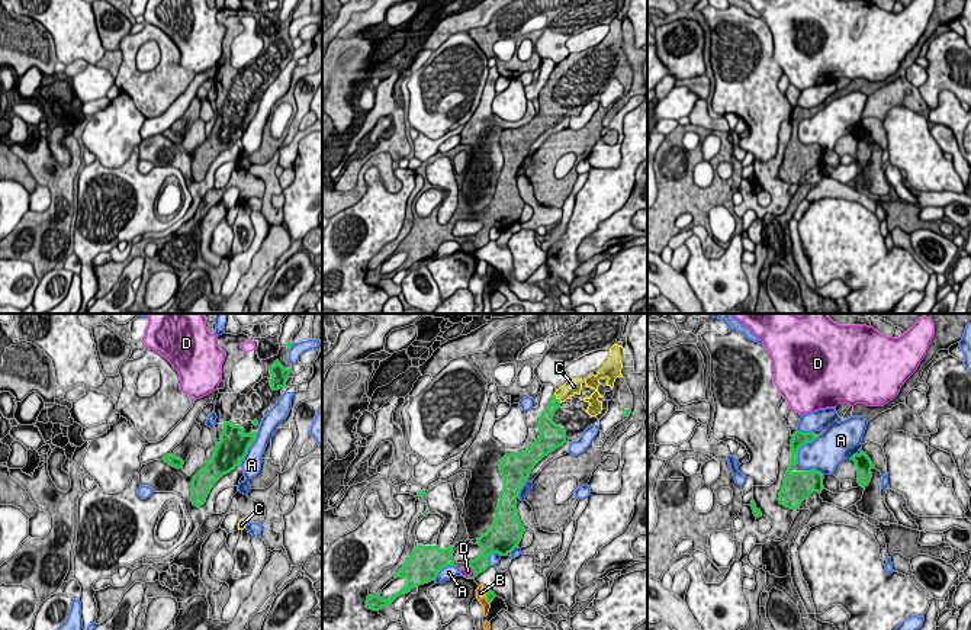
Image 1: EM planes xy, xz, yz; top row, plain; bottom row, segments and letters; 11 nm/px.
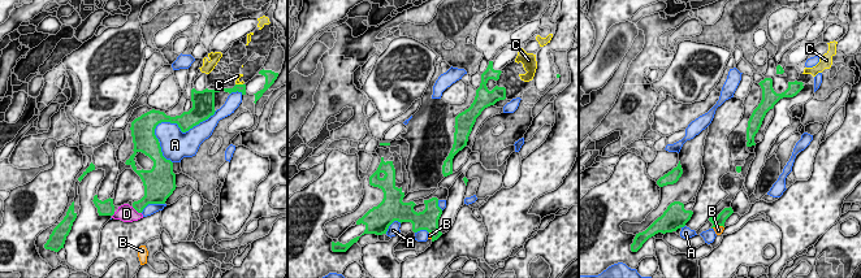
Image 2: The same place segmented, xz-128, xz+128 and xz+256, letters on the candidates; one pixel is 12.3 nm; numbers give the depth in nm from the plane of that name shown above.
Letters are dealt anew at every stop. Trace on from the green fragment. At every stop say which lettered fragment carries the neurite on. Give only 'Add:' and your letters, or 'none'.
Add: C

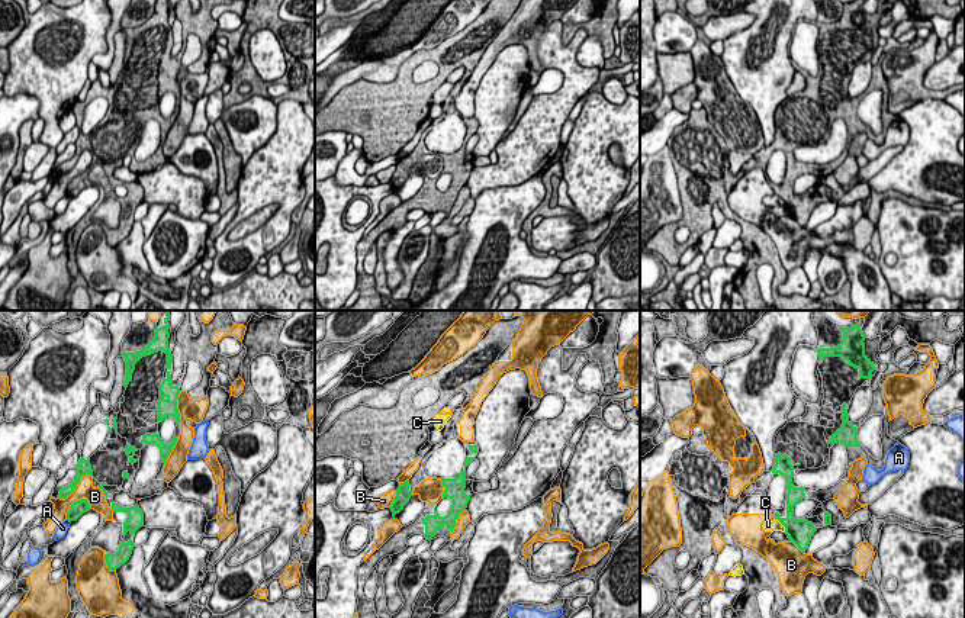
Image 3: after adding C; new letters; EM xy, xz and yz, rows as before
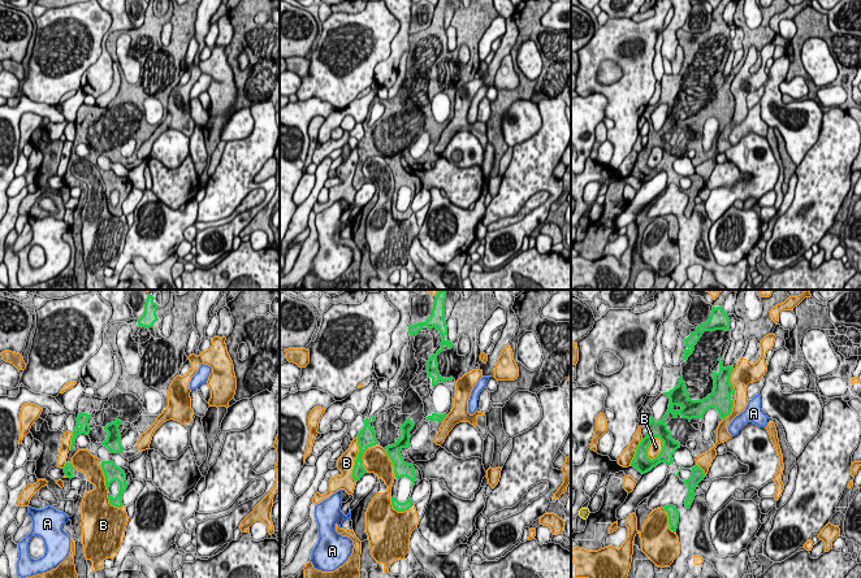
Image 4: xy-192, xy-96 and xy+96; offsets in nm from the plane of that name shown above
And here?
Add: none

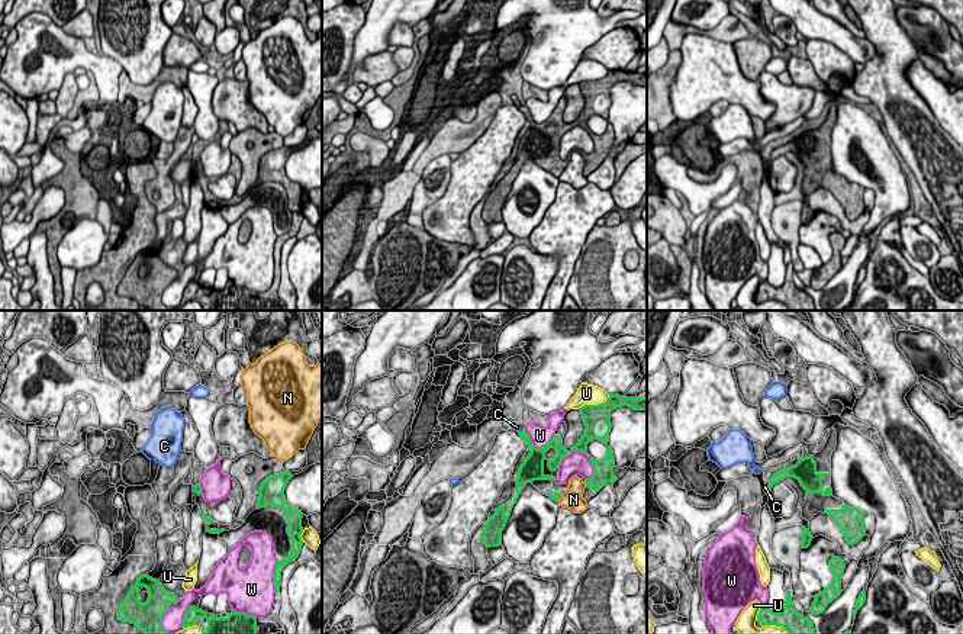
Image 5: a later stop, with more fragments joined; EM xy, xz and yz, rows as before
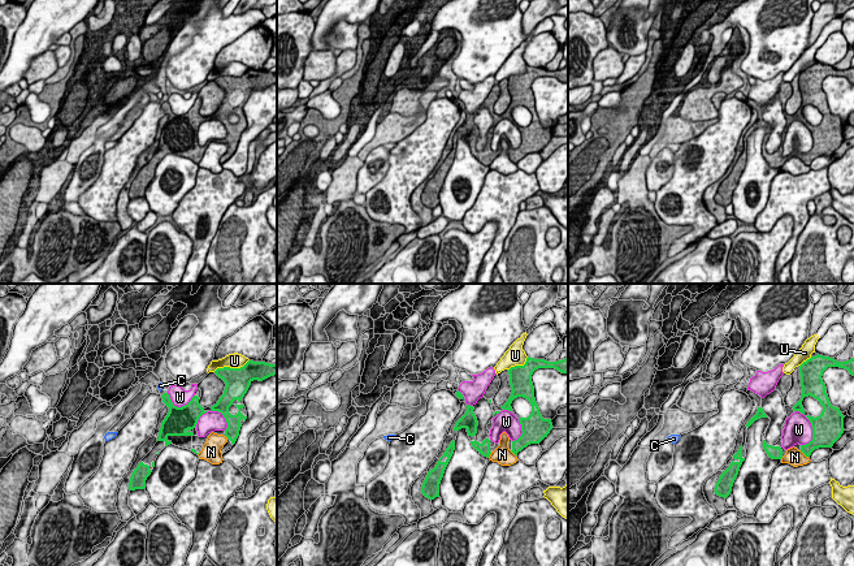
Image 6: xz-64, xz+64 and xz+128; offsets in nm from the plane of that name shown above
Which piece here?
Add: none

